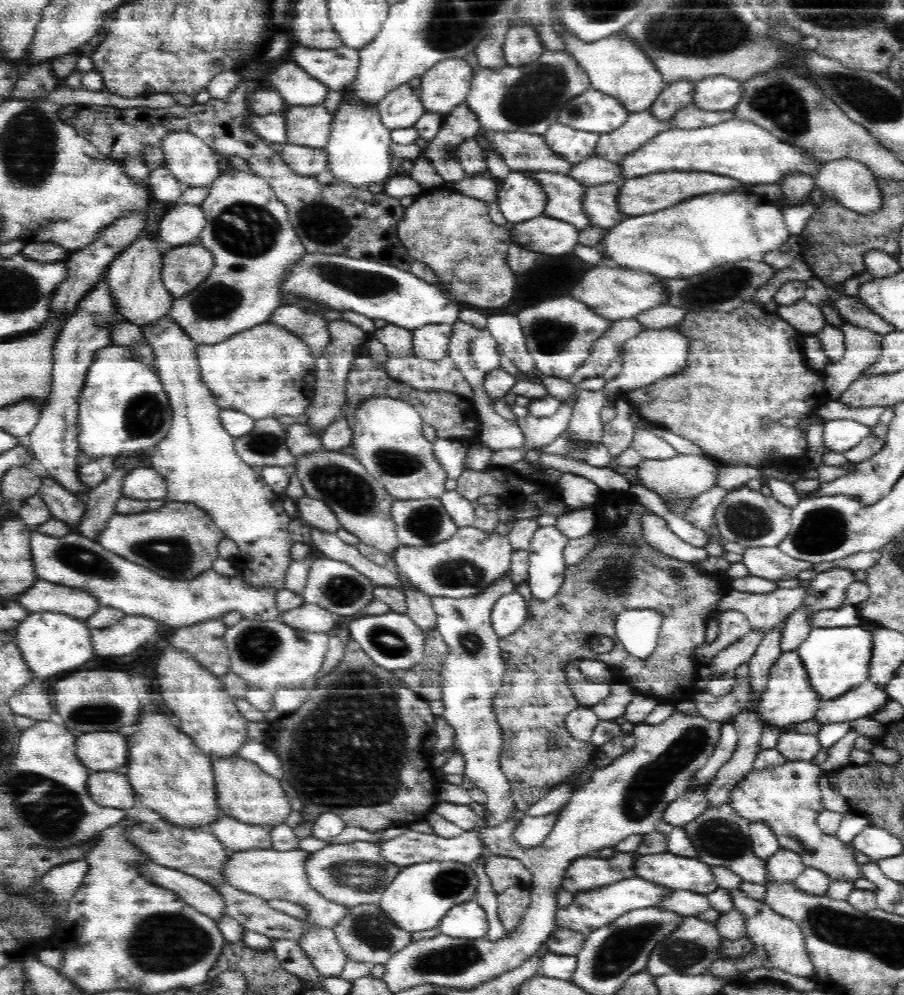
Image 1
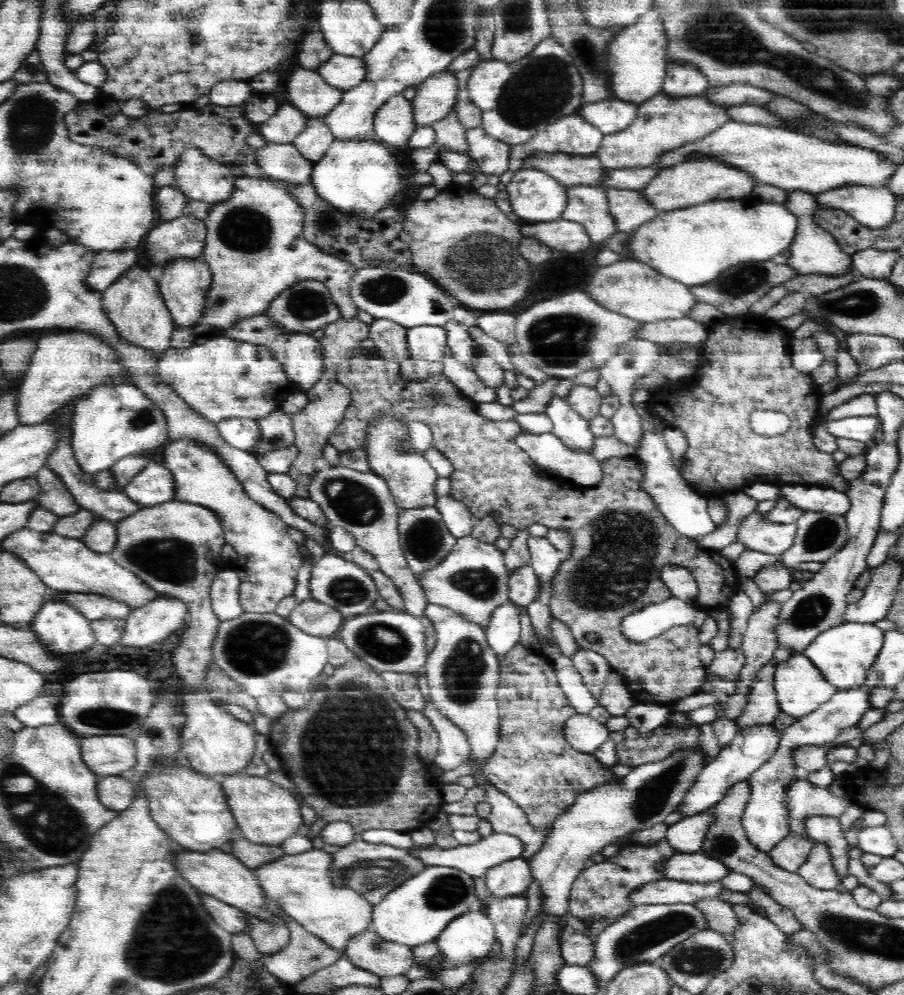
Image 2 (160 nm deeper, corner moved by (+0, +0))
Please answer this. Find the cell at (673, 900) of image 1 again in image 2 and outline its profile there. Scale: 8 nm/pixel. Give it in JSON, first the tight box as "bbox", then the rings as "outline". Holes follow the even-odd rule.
{"bbox":[692,898,740,935],"outline":[[[704,898],[692,905],[704,913],[704,918],[708,919],[708,926],[712,930],[732,935],[736,926],[740,926],[740,921],[736,920],[734,907],[730,903]]]}

